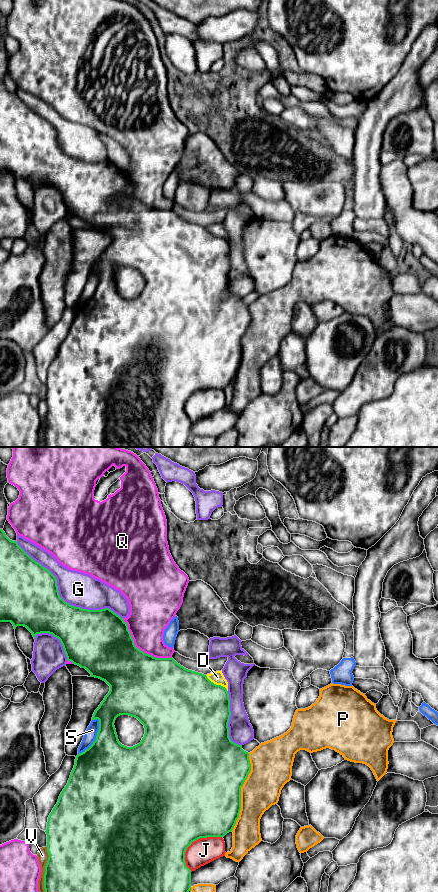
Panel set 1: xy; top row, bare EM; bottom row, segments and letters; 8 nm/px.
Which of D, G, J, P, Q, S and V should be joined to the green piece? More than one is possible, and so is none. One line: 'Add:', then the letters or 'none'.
Add: D

